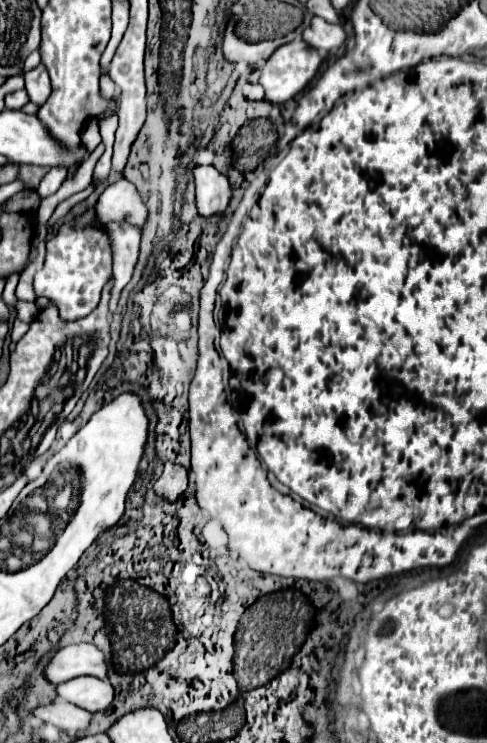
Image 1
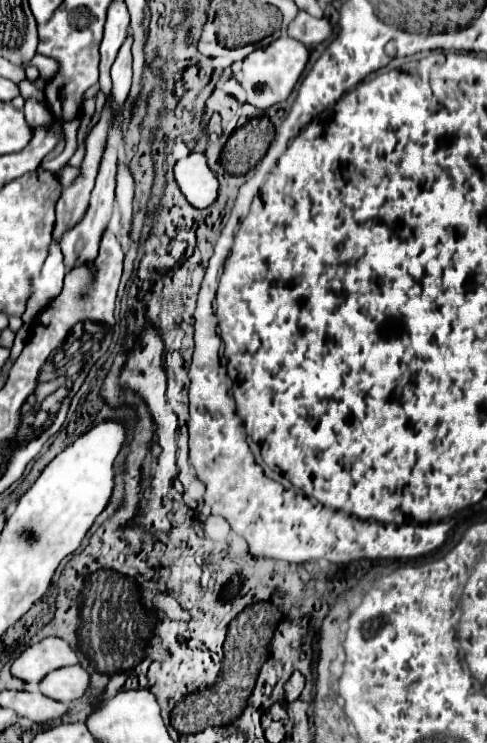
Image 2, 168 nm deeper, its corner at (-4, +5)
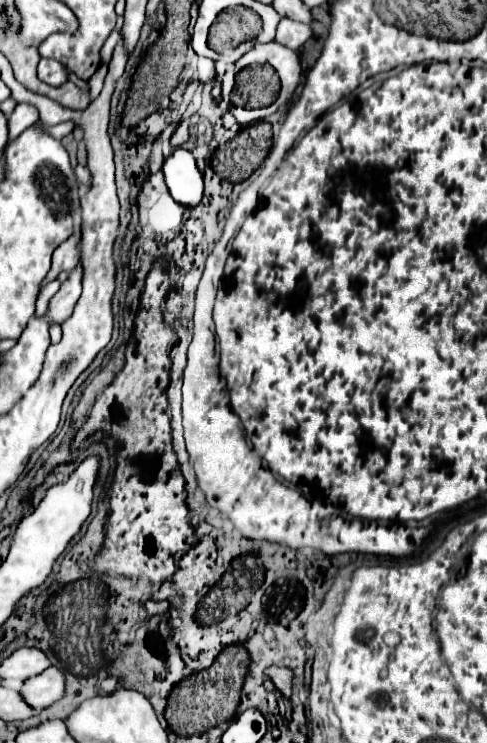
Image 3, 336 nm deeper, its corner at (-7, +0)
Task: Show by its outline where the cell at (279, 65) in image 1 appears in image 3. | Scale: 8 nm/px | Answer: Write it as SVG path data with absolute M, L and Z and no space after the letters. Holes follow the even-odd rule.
M269 42L269 44L263 44L263 46L255 46L255 50L247 52L237 62L237 70L241 70L245 64L251 64L251 62L267 62L267 64L271 64L277 70L279 78L281 78L281 92L279 92L279 98L271 106L267 106L263 110L247 110L247 114L233 112L241 124L263 120L269 114L273 114L279 106L283 106L283 104L287 104L291 100L293 92L297 90L297 86L301 82L301 58L299 58L299 52L287 48L287 46L279 44L279 42Z

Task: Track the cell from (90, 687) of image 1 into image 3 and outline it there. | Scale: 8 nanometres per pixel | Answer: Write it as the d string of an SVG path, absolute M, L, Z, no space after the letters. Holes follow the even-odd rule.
M57 666L47 668L43 674L29 678L21 690L23 698L35 710L45 710L65 696L65 672Z

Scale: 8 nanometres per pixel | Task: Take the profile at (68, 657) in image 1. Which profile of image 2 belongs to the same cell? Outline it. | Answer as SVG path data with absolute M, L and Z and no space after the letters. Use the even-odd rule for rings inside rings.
M46 637L40 643L26 647L12 663L10 673L24 683L38 685L52 669L78 663L78 655L70 645L58 637Z

